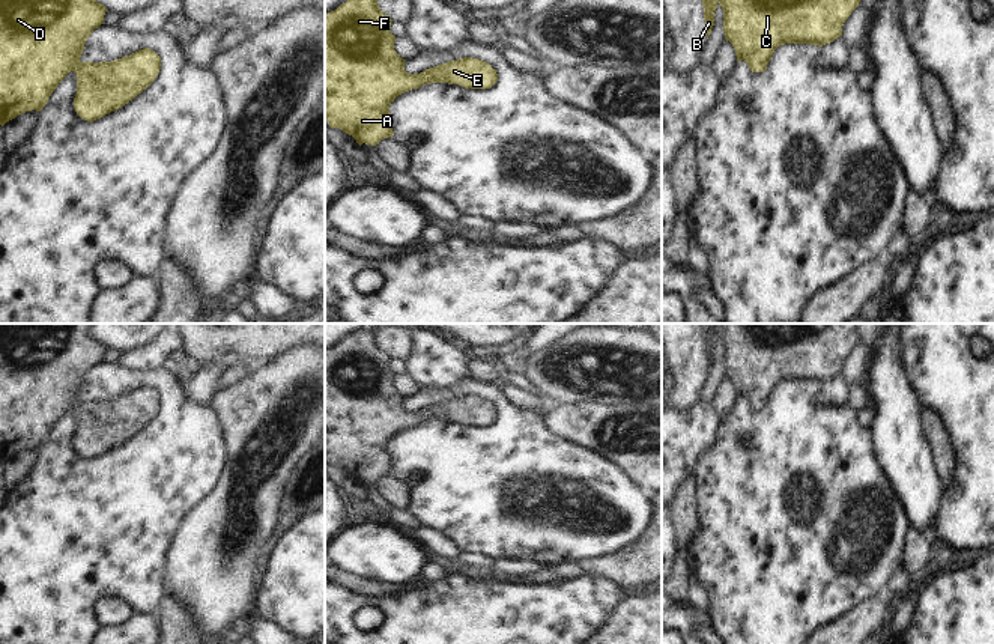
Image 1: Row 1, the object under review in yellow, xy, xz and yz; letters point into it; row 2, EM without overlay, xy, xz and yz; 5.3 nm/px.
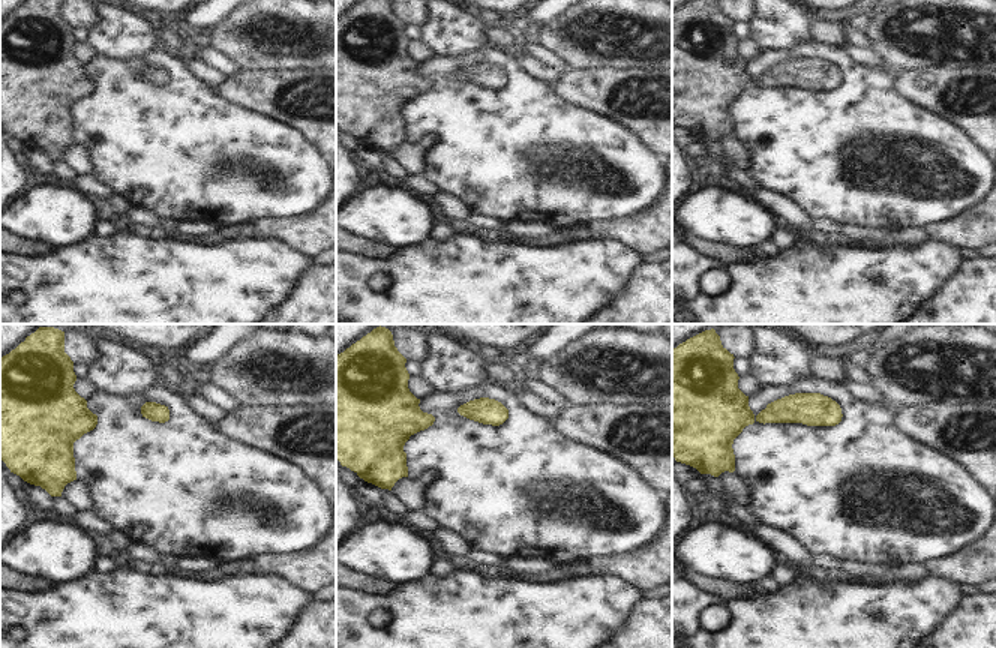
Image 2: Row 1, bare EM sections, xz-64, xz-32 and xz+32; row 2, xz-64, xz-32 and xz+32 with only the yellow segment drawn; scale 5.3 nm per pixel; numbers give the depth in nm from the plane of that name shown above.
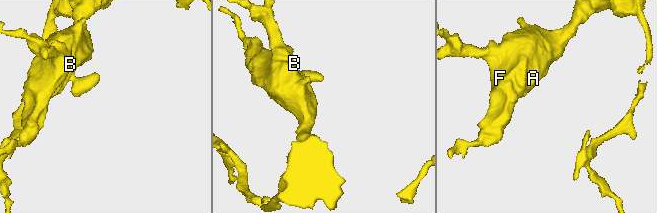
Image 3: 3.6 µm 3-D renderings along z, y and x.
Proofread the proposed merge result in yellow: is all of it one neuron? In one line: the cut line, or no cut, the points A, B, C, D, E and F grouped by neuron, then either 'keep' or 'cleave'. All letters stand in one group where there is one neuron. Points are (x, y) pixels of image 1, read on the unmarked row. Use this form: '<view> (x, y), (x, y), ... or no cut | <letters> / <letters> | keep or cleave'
no cut | A B C D E F | keep

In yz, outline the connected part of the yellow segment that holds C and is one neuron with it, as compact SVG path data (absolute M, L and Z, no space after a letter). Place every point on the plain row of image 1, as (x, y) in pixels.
M702 324L702 345L704 345L704 357L705 357L705 363L707 363L707 376L714 363L714 349L716 349L717 343L720 342L723 346L725 376L732 381L732 384L735 387L737 399L744 397L749 402L749 406L752 409L764 409L767 406L767 402L768 402L774 387L779 382L811 381L811 382L823 384L826 381L833 379L839 373L842 373L844 360L848 357L851 349L860 342L857 325L859 324Z

